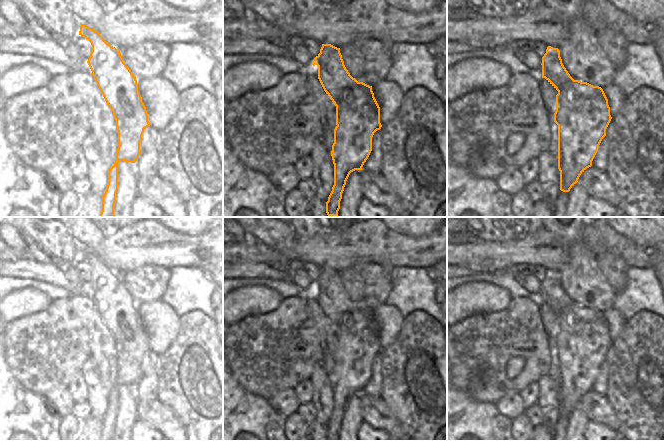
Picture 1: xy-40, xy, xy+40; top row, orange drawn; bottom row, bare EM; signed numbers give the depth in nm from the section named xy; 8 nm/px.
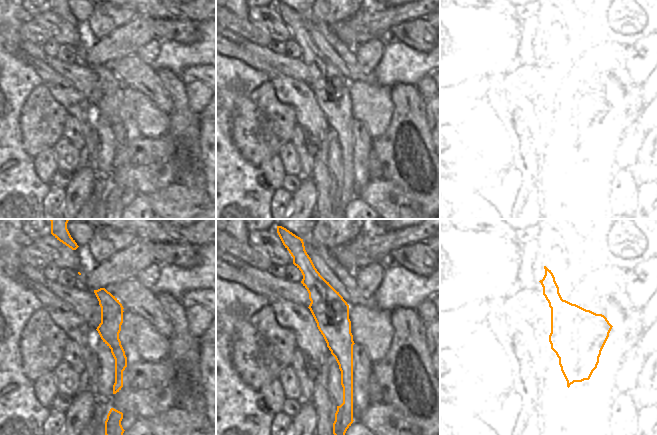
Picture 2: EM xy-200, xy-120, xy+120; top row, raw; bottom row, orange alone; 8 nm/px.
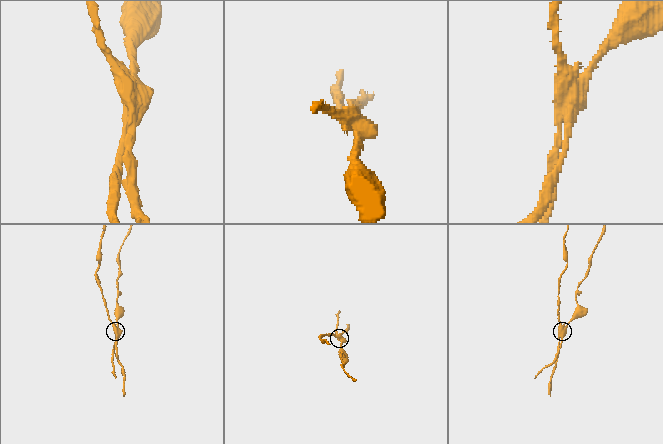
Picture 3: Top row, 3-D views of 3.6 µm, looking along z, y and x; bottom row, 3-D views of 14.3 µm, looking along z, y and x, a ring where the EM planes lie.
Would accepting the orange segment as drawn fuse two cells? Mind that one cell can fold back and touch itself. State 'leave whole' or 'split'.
split

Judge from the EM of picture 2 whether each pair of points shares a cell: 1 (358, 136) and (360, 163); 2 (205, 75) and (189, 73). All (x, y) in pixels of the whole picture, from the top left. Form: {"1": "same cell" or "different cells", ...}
{"1": "same cell", "2": "same cell"}

